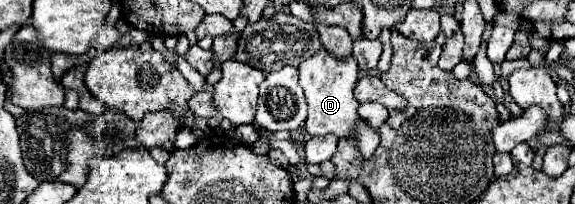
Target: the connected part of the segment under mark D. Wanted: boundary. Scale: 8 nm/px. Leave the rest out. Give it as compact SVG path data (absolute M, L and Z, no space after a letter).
M320 48L318 54L300 62L298 70L300 70L300 86L304 88L306 102L308 102L306 130L312 136L324 136L330 132L336 134L338 138L352 136L352 132L362 124L362 118L356 112L358 102L352 96L354 84L358 82L356 58L354 56L336 58L334 54L328 54L328 50Z

